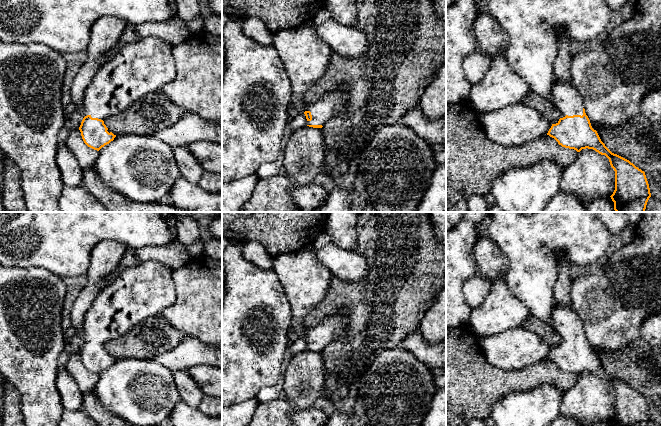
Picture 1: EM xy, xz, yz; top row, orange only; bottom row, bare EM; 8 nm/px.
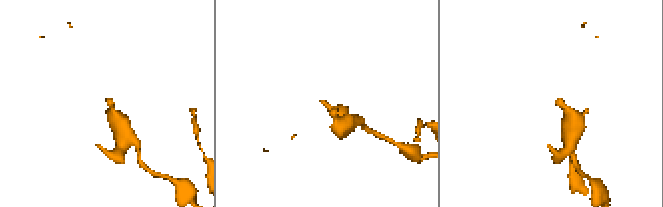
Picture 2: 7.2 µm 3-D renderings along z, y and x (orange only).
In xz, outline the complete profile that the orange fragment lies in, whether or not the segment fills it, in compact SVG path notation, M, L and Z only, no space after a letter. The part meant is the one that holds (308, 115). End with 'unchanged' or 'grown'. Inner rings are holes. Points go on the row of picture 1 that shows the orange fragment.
M341 87L332 88L322 98L308 104L304 114L307 126L322 128L348 100L348 93Z; grown

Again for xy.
M147 37L137 42L123 45L116 55L111 57L96 73L84 92L81 113L83 120L79 127L84 143L99 151L114 140L116 135L108 132L104 120L118 114L149 93L174 80L176 66L172 48L167 42L157 37Z; grown

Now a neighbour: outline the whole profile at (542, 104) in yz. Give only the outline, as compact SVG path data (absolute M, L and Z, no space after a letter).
M531 91L521 102L542 114L551 124L556 124L561 118L560 112L547 96Z

